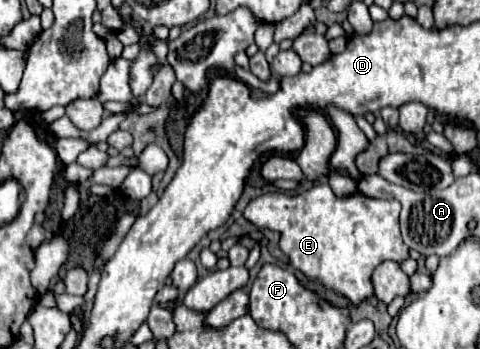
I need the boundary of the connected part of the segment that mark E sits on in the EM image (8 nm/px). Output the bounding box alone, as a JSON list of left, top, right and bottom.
[243,184,409,306]

